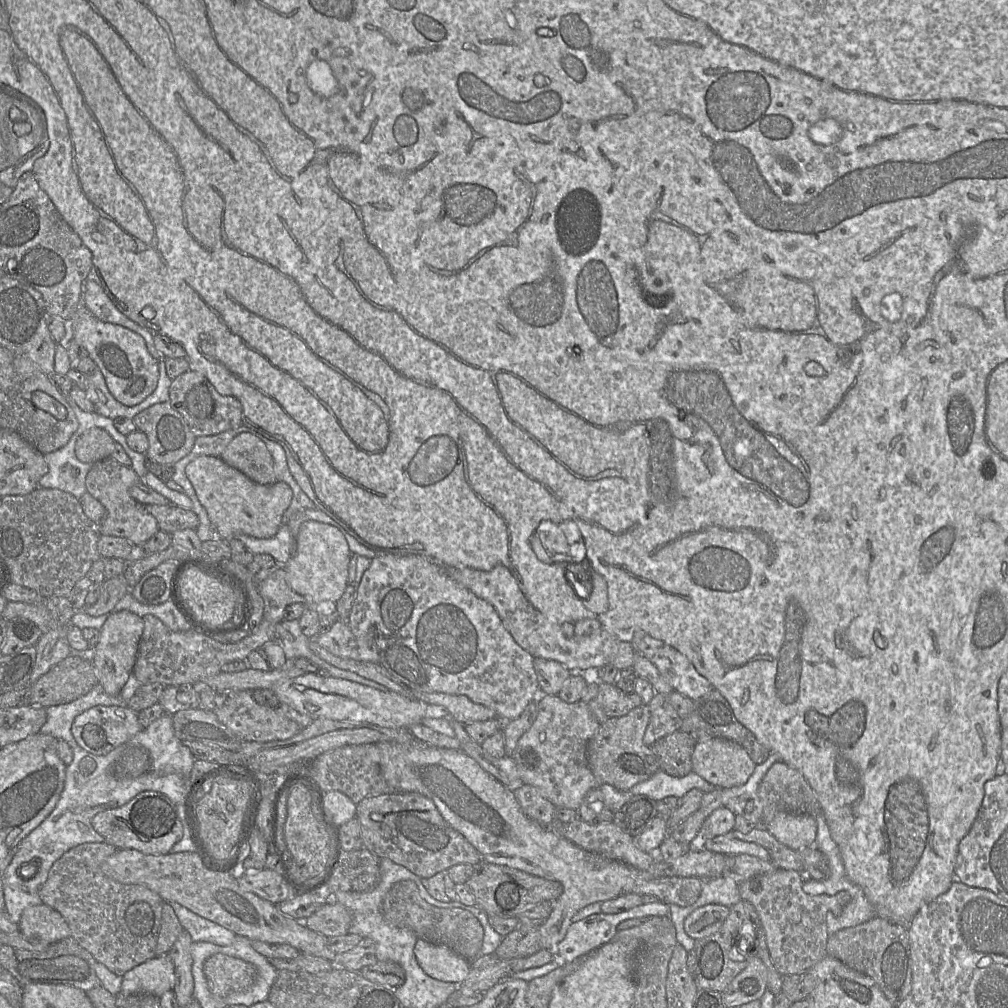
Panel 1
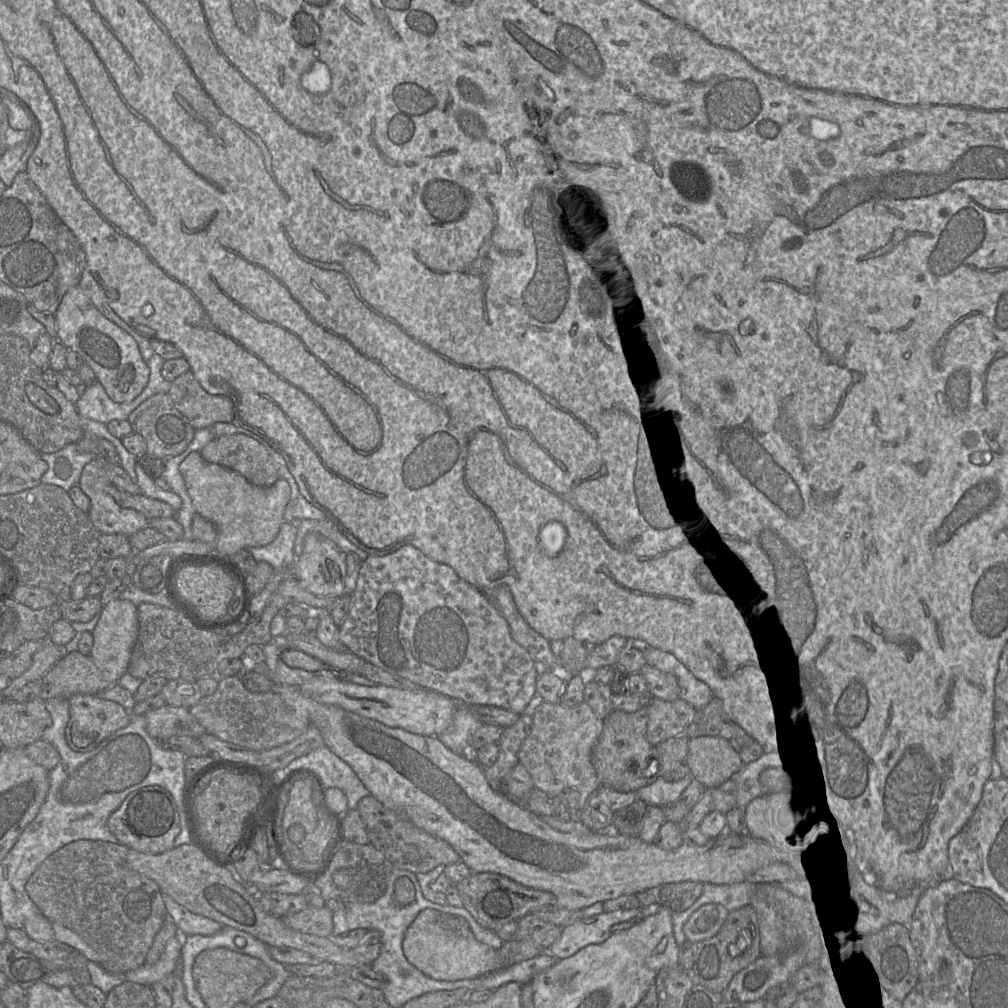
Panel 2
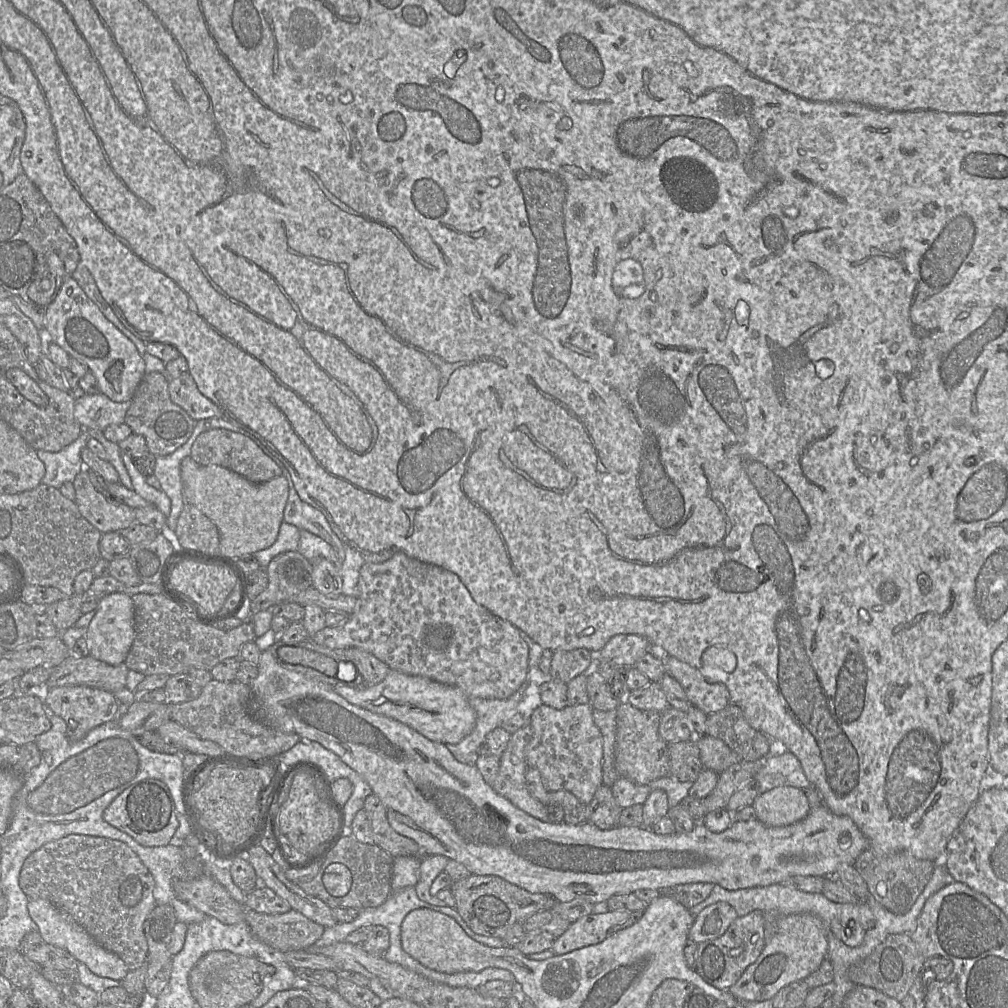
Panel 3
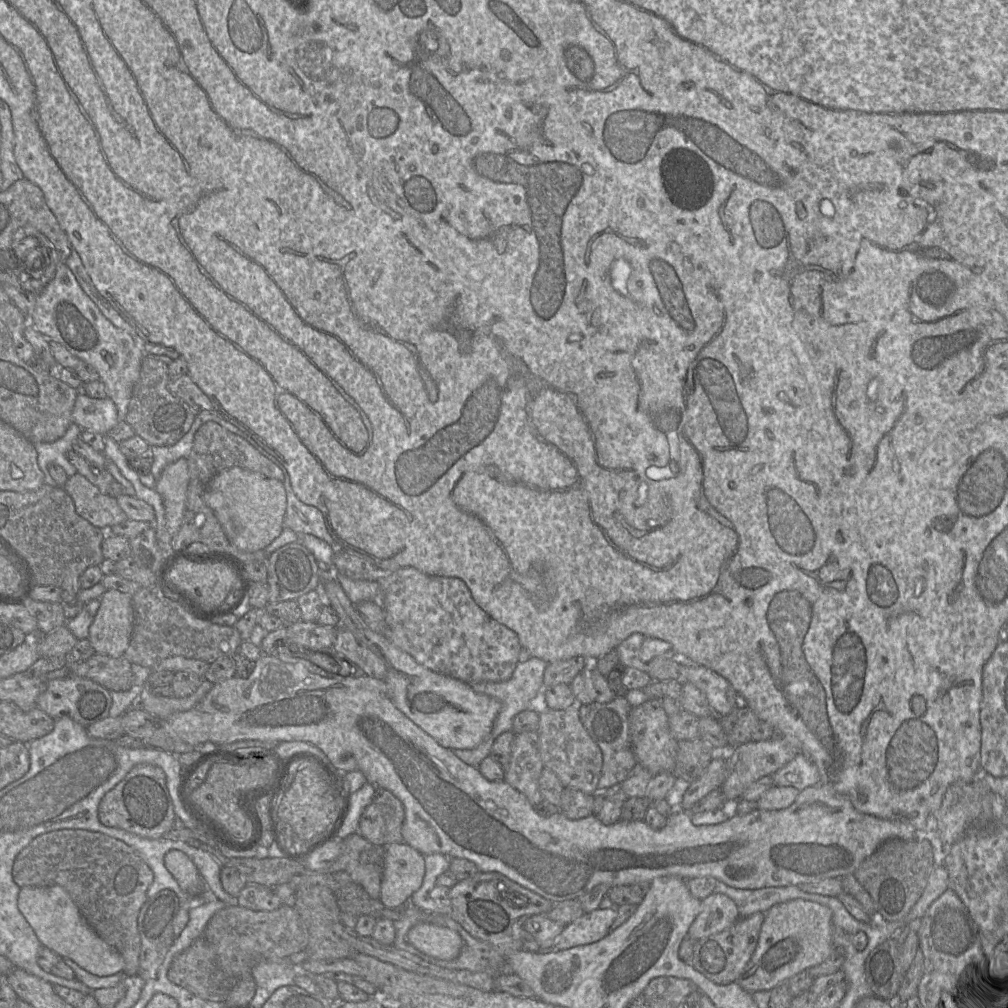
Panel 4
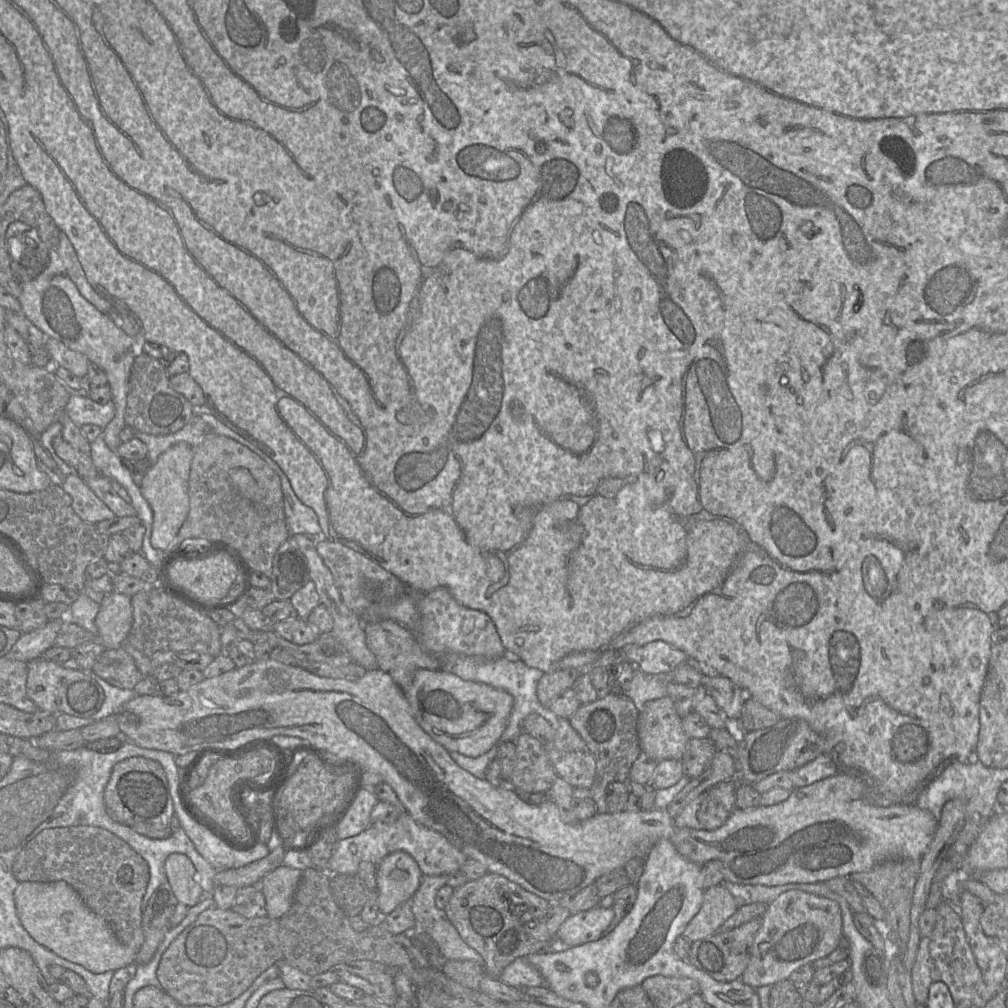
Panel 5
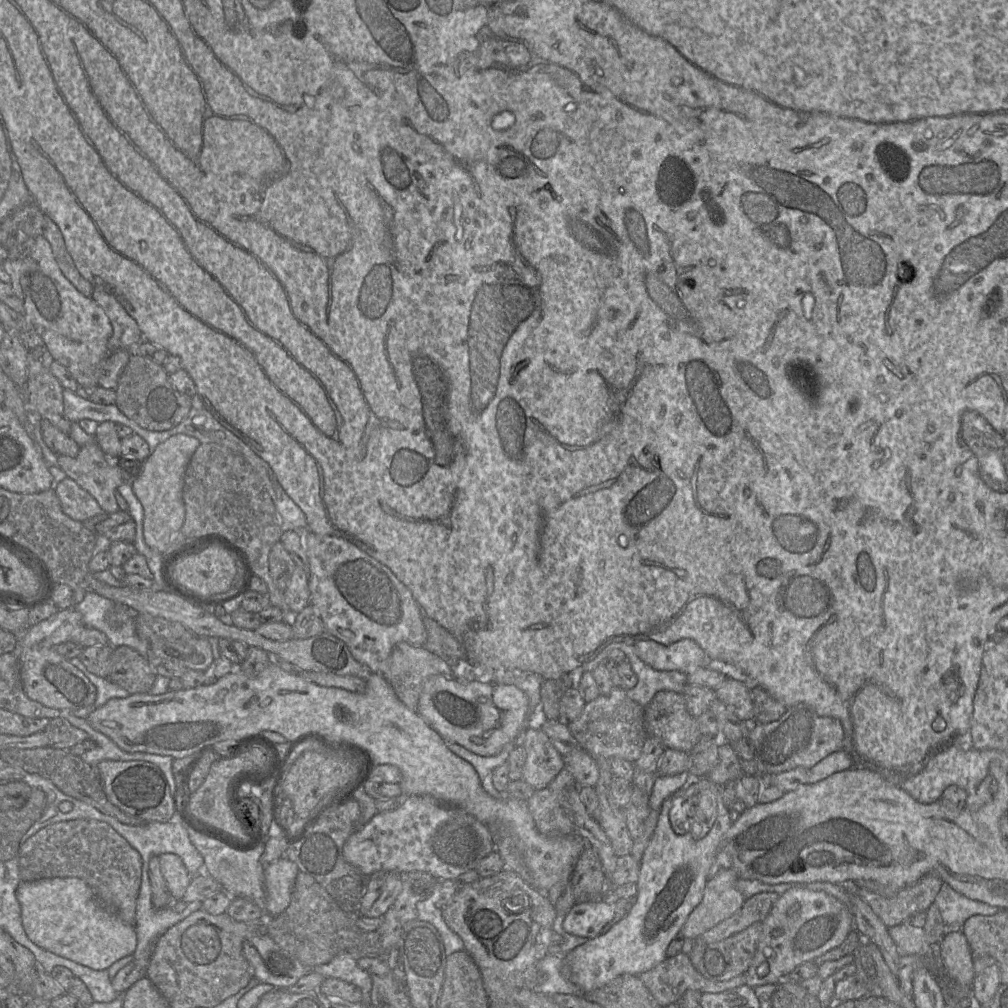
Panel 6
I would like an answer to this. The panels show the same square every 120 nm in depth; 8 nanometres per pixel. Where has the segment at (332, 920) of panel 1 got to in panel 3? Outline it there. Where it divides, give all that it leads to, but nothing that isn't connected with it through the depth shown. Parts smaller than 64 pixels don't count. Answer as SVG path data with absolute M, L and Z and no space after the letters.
M245 908L244 921L258 940L281 952L305 950L325 930L294 909L282 914L264 914Z

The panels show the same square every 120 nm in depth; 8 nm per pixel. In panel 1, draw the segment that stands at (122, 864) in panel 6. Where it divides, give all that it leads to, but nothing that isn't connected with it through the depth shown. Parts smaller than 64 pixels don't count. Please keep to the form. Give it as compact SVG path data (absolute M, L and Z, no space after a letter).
M105 842L83 843L71 848L52 865L39 895L43 904L63 916L71 936L96 962L123 977L129 970L157 956L165 901L146 886L123 884L103 873L101 864L117 850Z

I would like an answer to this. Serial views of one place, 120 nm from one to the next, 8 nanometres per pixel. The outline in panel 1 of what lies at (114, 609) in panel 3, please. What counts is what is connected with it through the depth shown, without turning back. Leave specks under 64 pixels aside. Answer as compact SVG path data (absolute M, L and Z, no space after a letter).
M122 610L108 614L107 620L100 629L100 637L93 649L92 664L95 668L104 691L111 696L118 696L131 675L144 630L143 618L128 611Z

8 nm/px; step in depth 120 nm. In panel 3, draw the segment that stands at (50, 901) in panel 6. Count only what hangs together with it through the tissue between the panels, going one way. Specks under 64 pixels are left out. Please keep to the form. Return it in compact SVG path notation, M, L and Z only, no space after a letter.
M30 899L28 912L45 943L67 950L75 959L85 964L92 973L99 977L117 981L122 981L126 977L129 970L124 961L115 953L99 945L84 928L50 901L45 899Z

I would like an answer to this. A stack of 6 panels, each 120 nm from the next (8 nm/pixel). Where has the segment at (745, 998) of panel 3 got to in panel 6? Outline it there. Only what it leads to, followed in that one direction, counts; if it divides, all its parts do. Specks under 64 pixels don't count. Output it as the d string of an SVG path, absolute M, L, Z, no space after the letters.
M794 887L780 895L762 924L756 952L746 972L746 985L752 988L778 984L788 979L800 964L814 961L840 946L853 929L853 914L845 904L824 891Z

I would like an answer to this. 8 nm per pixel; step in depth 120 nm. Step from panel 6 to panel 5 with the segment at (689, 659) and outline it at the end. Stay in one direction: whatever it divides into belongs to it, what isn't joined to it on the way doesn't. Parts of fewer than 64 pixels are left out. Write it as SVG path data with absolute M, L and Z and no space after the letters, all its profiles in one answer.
M662 640L645 645L627 645L623 650L626 661L649 675L667 675L688 660L686 653Z

